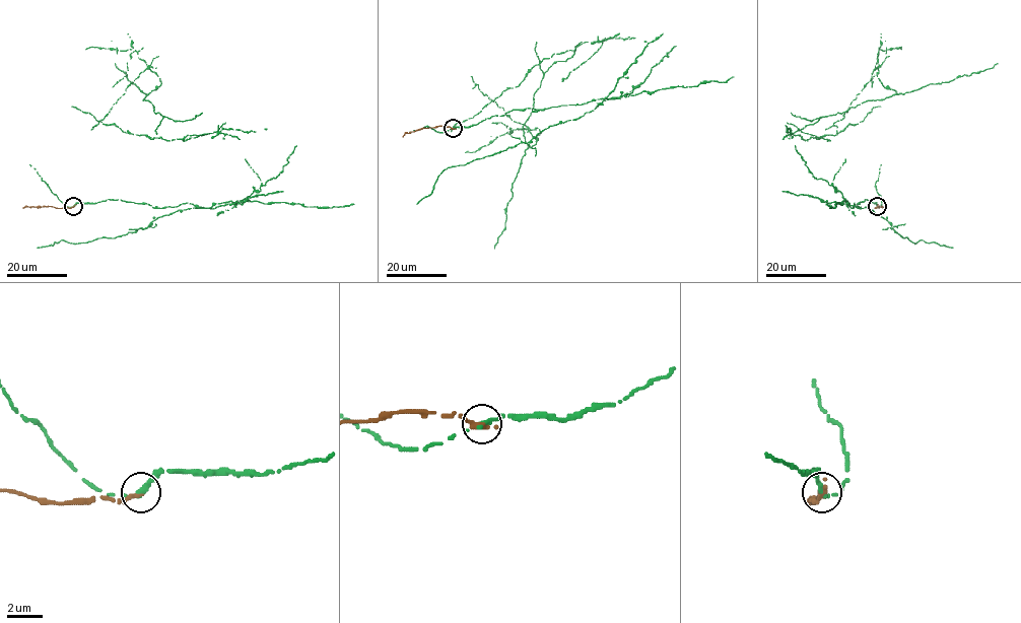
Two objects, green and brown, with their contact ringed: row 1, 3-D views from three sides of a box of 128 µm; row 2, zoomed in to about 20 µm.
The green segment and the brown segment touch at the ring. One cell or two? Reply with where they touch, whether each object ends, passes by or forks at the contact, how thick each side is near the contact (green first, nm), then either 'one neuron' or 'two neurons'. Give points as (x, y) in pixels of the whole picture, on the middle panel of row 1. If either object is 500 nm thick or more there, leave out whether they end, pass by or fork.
place (453, 128); green ends; brown ends; calibres 360 and 340 nm; two neurons

